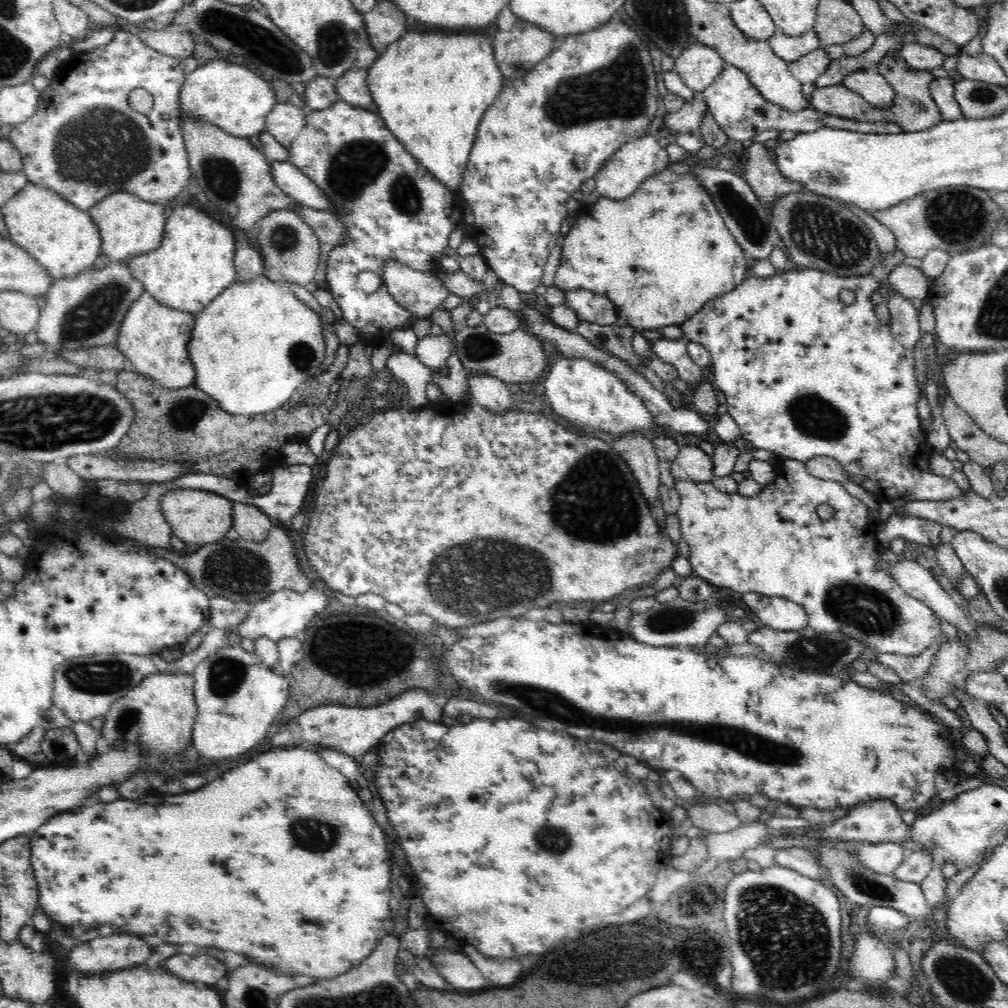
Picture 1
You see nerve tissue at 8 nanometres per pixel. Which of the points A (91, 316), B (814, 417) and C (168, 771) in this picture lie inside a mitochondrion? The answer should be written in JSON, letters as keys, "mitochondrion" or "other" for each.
{"A":"mitochondrion","B":"mitochondrion","C":"other"}

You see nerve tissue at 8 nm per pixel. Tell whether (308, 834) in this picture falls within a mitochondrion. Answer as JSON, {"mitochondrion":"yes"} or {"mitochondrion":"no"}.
{"mitochondrion":"yes"}

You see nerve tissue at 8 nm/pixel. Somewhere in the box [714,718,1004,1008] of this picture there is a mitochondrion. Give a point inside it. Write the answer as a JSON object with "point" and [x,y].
{"point":[787,940]}

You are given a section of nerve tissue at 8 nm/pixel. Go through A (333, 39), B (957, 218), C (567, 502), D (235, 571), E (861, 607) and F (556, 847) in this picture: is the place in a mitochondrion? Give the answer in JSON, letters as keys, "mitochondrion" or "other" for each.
{"A":"mitochondrion","B":"mitochondrion","C":"mitochondrion","D":"mitochondrion","E":"mitochondrion","F":"mitochondrion"}

